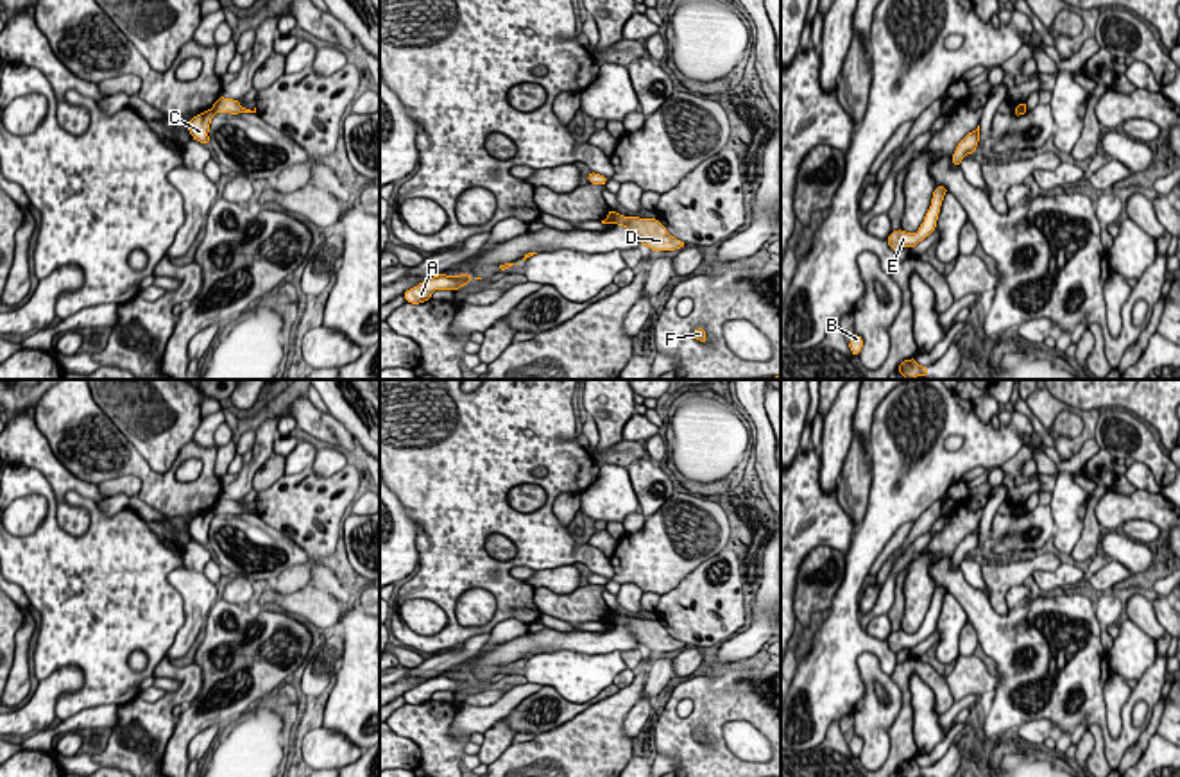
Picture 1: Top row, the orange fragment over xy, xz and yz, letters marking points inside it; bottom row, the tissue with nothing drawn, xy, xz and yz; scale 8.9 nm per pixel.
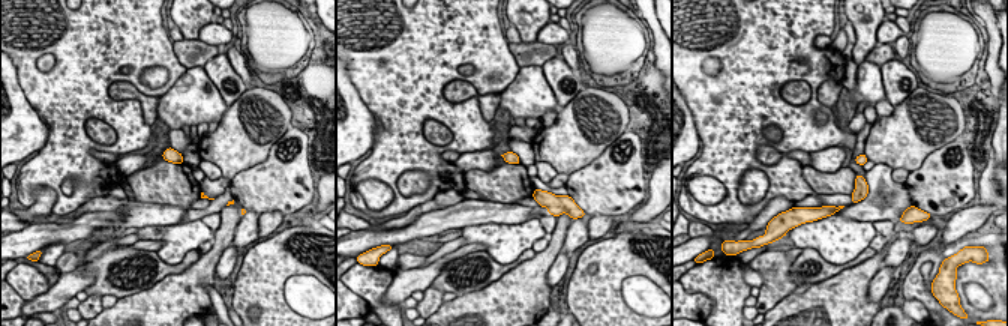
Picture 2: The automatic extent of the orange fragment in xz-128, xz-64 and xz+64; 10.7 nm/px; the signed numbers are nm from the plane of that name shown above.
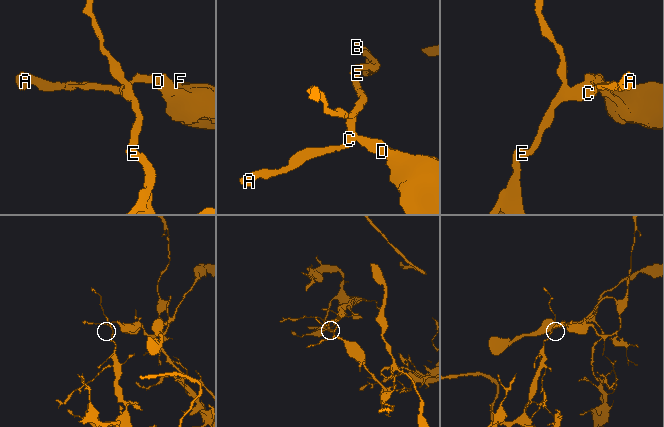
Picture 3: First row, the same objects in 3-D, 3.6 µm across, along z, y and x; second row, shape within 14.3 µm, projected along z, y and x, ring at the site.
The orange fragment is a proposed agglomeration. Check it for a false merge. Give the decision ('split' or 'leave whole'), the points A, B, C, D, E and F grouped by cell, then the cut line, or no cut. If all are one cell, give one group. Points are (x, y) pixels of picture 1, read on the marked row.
split; groups A B C E / D F; cut xy (210, 110), (215, 113)

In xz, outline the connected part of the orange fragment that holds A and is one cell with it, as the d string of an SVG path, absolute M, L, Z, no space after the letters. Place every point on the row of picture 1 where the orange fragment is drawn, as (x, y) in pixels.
M439 274L406 290L403 297L406 303L419 304L419 303L432 299L432 294L435 290L453 290L455 292L460 286L467 285L469 281L473 281L469 274L460 274L460 276Z

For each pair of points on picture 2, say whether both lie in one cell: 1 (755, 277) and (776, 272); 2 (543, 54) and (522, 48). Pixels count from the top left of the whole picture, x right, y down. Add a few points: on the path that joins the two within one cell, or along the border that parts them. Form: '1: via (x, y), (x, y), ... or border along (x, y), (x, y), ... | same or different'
1: border along (750, 266), (762, 278), (759, 289) | different
2: via (539, 53), (527, 53) | same

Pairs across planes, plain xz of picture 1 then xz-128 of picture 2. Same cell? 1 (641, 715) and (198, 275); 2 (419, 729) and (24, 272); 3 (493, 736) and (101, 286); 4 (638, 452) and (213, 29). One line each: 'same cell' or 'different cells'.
1: different cells
2: same cell
3: different cells
4: different cells

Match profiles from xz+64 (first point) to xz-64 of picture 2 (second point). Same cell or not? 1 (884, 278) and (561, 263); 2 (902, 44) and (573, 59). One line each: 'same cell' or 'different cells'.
1: same cell
2: same cell

